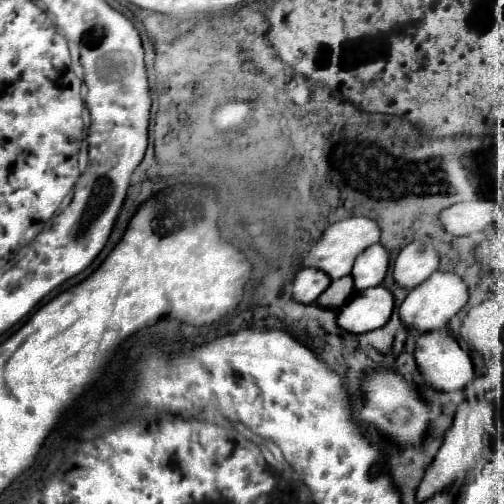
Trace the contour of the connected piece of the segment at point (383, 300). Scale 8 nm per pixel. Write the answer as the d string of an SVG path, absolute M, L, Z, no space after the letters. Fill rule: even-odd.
M378 285L352 295L352 299L338 311L338 325L350 333L374 331L390 319L394 309L394 295Z

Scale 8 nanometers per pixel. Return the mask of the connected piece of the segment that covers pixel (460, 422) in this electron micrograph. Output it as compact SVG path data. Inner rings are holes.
M462 399L462 403L458 405L456 417L452 427L446 433L444 445L440 447L438 455L434 457L432 465L428 467L416 499L418 503L426 501L428 497L432 497L438 491L444 491L452 485L464 485L464 481L472 475L472 471L480 469L482 463L486 463L486 451L490 449L490 443L496 437L496 425L494 425L494 409L486 399Z

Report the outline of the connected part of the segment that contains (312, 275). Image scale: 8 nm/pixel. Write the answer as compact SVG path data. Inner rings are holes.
M304 267L296 273L292 281L292 297L300 303L314 303L332 283L332 279L318 269Z

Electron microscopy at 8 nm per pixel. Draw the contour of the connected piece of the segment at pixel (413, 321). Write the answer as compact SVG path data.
M436 271L424 285L418 285L412 289L406 297L406 301L400 307L400 319L406 323L408 329L416 329L420 333L442 329L450 317L454 317L468 301L468 285L458 277L454 271Z

